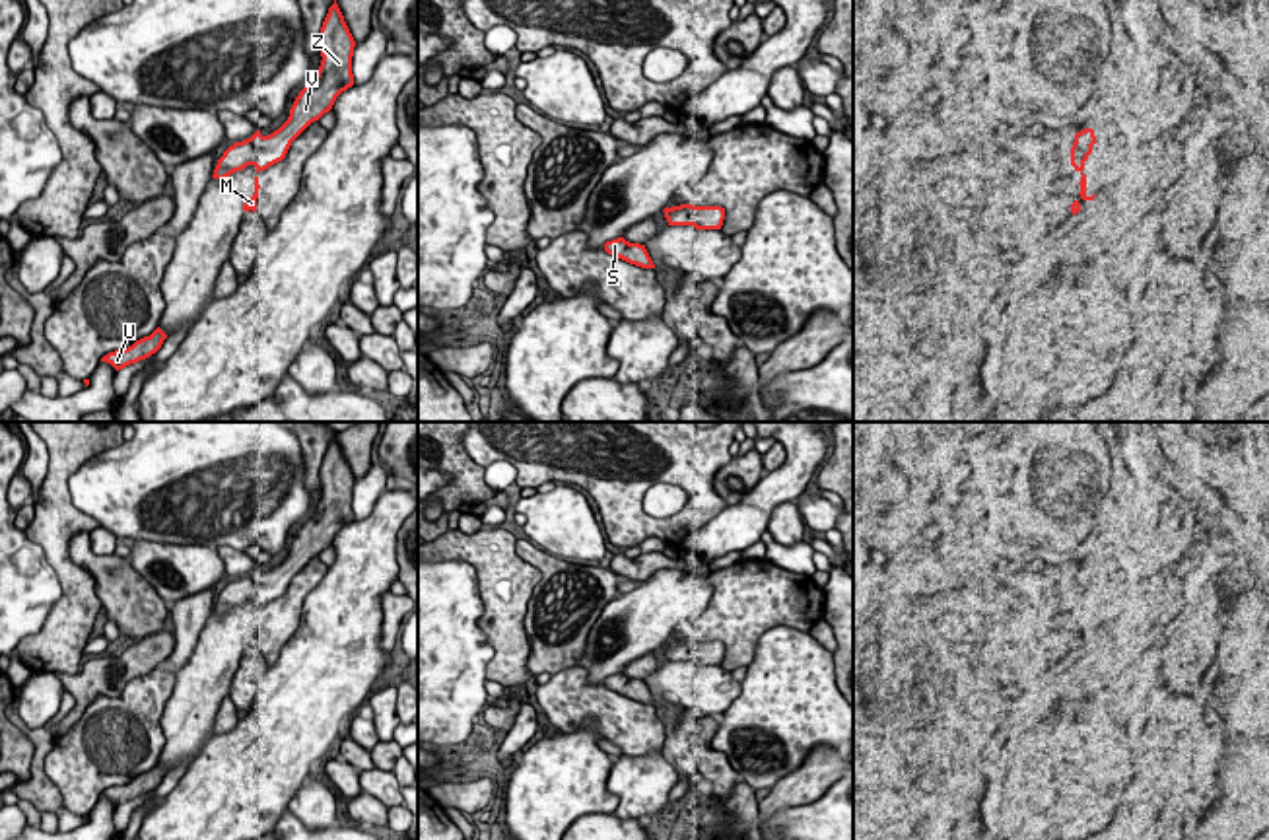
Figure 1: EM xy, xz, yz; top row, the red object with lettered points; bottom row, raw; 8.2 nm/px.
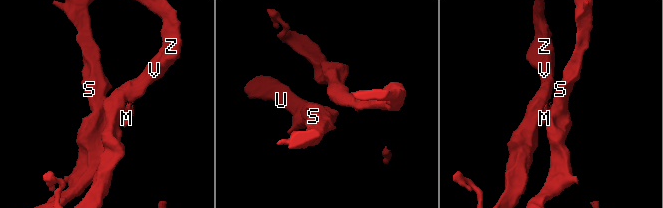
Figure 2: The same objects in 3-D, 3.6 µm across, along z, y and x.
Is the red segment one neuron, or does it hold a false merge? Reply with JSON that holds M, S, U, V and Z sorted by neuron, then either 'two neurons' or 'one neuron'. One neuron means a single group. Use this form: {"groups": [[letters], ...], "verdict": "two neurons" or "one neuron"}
{"groups": [["M", "S", "U", "V", "Z"]], "verdict": "one neuron"}

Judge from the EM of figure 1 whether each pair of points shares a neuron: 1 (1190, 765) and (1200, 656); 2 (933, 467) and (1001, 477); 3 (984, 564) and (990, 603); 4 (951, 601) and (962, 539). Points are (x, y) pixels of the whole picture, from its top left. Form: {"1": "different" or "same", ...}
{"1": "same", "2": "different", "3": "different", "4": "different"}

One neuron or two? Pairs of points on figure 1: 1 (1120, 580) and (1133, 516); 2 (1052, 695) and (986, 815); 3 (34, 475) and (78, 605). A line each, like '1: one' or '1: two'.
1: two
2: one
3: two

